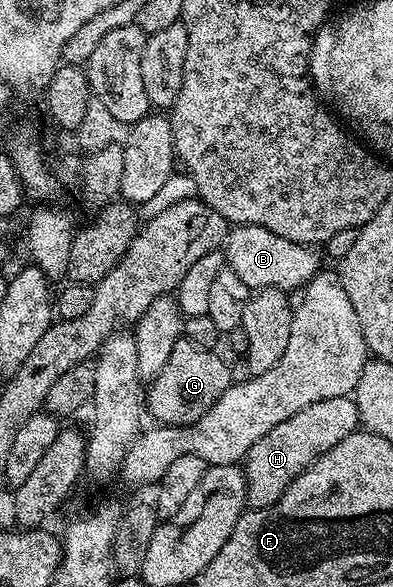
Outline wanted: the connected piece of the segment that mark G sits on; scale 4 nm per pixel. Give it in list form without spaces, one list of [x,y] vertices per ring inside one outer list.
[[[180,338],[173,346],[169,359],[161,374],[150,381],[145,388],[145,408],[156,425],[181,428],[188,424],[196,424],[225,394],[225,390],[233,383],[231,368],[219,357],[218,351],[194,345],[186,338]]]

